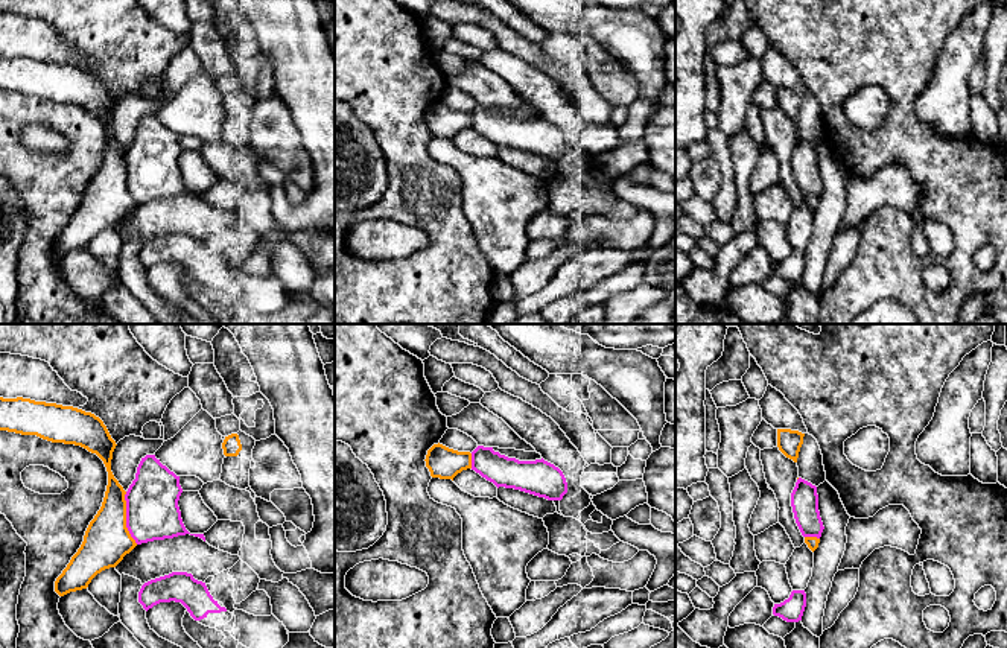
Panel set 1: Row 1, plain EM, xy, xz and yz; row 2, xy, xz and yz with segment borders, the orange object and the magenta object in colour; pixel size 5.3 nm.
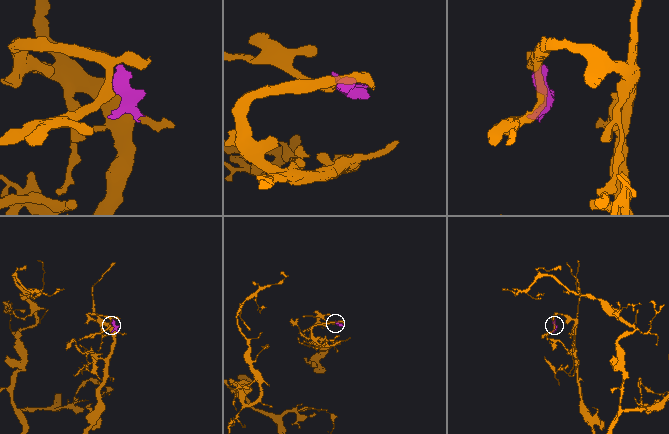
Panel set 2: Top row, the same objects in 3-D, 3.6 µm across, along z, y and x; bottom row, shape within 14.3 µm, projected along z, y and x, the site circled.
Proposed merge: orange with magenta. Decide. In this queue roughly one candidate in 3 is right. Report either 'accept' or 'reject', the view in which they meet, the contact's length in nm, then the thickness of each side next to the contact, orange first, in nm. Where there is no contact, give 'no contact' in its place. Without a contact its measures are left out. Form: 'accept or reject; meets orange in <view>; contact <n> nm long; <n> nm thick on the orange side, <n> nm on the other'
reject; meets orange in xy; contact 280 nm long; 240 nm thick on the orange side, 280 nm on the other

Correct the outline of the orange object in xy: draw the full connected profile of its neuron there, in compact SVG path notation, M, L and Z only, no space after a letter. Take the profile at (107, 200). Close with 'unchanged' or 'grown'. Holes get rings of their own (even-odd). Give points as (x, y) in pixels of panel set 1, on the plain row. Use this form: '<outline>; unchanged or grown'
M0 56L0 90L81 105L103 120L108 145L102 166L90 181L81 207L55 240L59 256L87 248L97 233L116 227L137 205L126 187L126 151L111 131L116 100L91 71L23 56Z; unchanged

